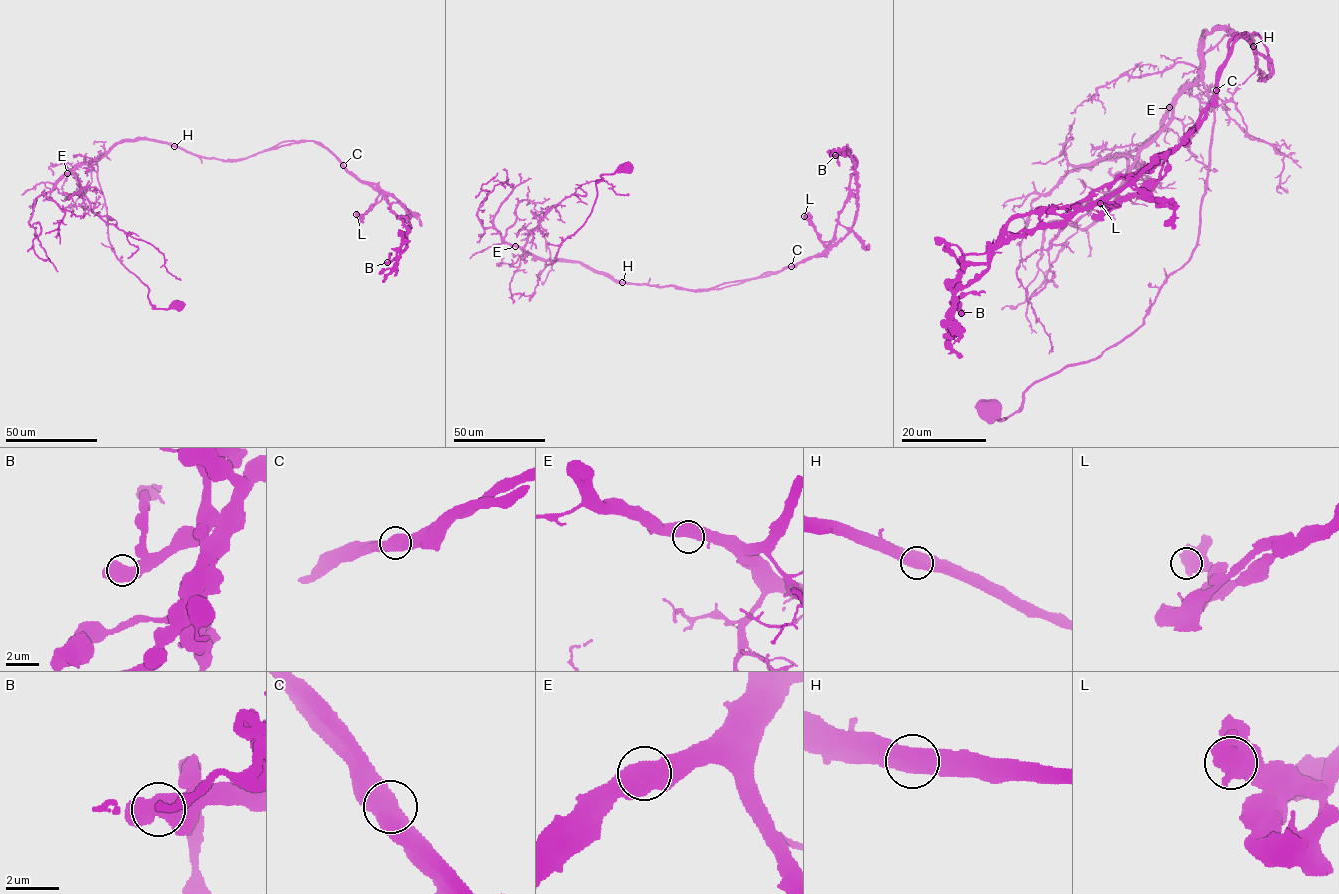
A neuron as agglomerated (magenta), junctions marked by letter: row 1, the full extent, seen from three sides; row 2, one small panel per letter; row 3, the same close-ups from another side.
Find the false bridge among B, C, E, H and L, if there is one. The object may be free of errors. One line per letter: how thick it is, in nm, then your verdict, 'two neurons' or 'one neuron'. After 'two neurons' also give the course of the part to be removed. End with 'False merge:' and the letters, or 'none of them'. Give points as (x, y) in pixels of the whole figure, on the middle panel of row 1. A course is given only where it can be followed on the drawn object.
B: calibre 700 nm; one neuron
C: calibre 650 nm; two neurons; course (791, 266), (823, 255), (854, 222), (854, 162), (843, 150), (830, 156)
E: calibre 650 nm; one neuron
H: calibre 650 nm; one neuron
L: calibre 650 nm; one neuron
False merge: C

